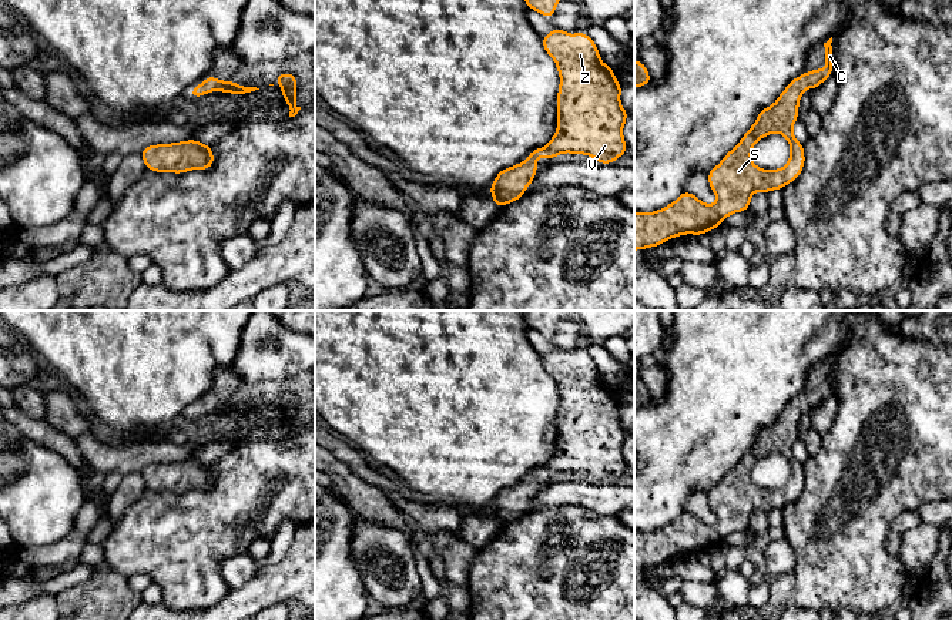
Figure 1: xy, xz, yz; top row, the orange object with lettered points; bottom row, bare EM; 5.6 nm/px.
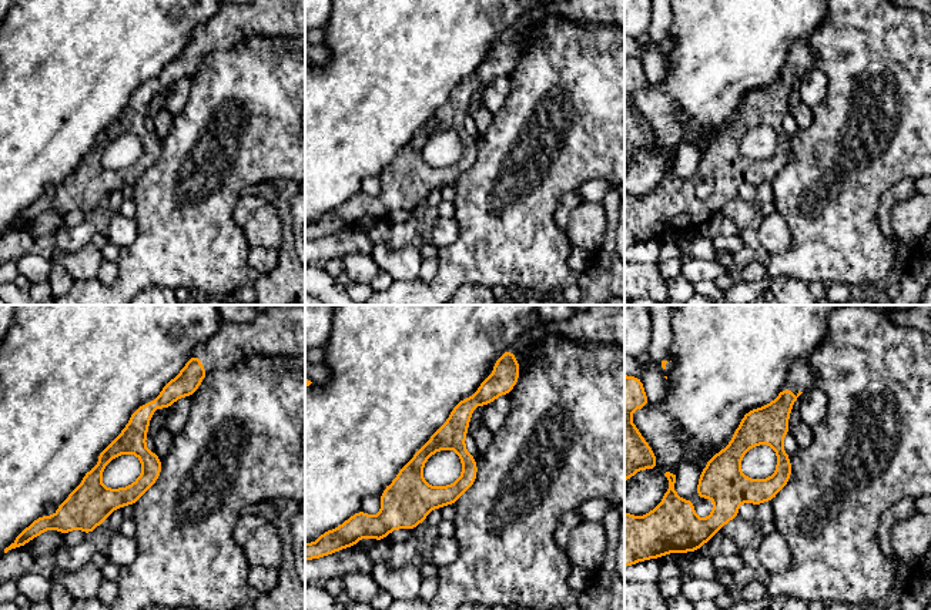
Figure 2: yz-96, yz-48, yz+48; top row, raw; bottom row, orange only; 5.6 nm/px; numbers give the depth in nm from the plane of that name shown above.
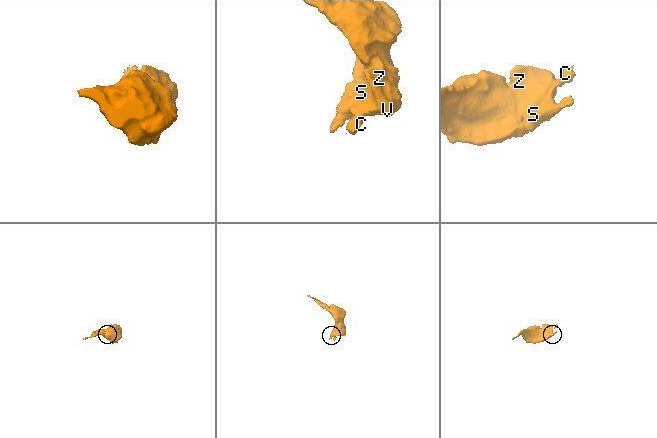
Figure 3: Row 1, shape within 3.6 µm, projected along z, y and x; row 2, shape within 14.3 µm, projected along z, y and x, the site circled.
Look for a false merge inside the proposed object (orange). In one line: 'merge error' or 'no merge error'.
no merge error

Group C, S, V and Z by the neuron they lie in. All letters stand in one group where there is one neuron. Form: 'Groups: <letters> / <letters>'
Groups: C S V Z

